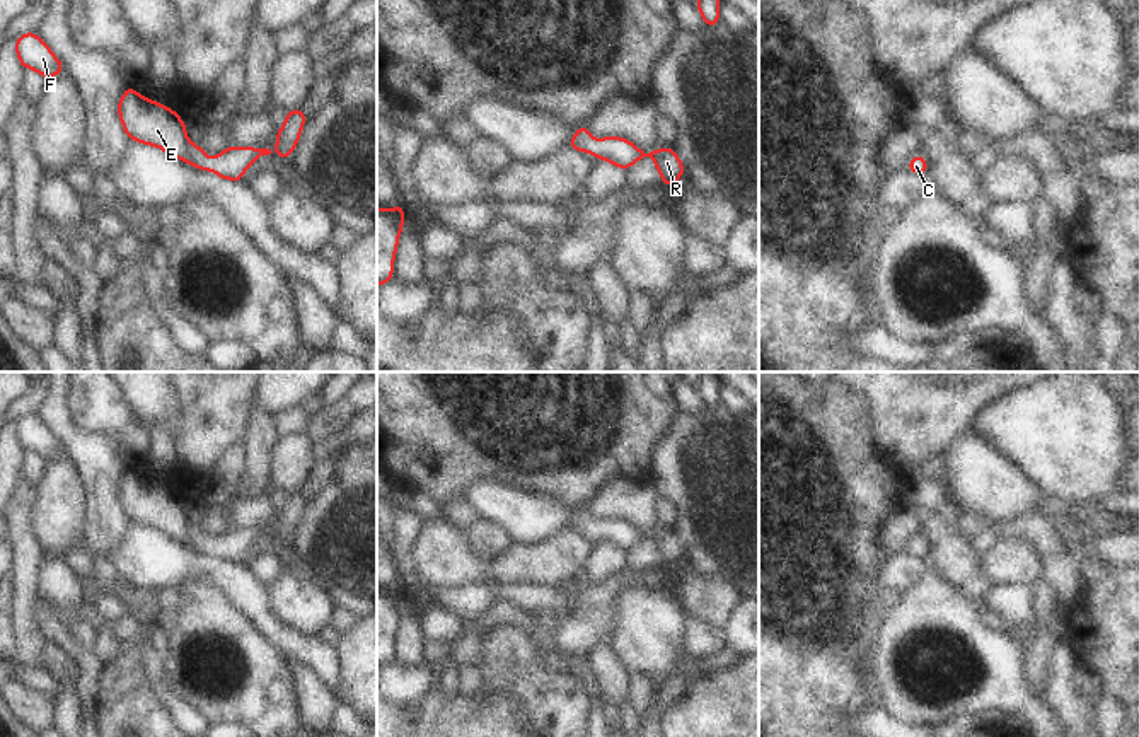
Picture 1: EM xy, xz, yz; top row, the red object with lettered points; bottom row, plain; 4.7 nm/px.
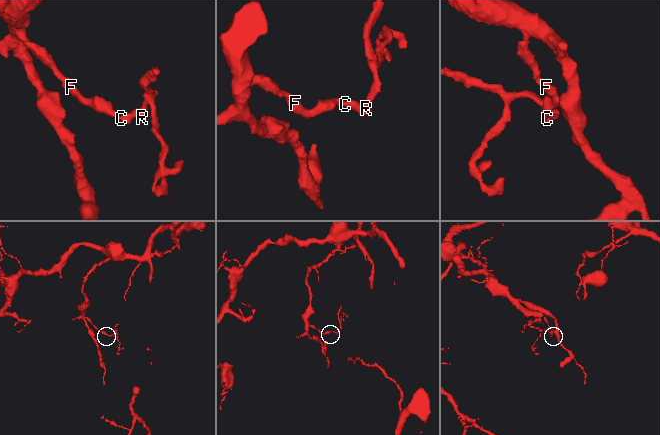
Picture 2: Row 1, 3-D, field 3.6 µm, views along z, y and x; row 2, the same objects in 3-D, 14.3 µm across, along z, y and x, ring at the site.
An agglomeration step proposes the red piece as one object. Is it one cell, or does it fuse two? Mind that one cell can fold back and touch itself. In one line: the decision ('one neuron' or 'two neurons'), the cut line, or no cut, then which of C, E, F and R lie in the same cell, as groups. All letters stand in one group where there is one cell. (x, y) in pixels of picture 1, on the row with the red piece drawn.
one neuron | no cut | C E F R

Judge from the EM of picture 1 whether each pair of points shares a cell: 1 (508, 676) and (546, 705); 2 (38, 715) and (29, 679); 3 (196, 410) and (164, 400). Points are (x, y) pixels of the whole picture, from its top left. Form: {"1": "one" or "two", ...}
{"1": "one", "2": "two", "3": "two"}

